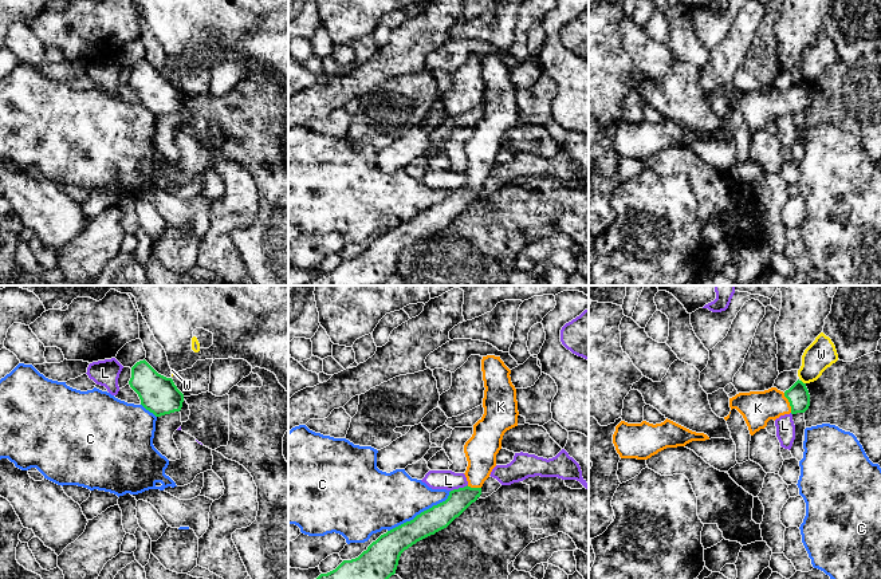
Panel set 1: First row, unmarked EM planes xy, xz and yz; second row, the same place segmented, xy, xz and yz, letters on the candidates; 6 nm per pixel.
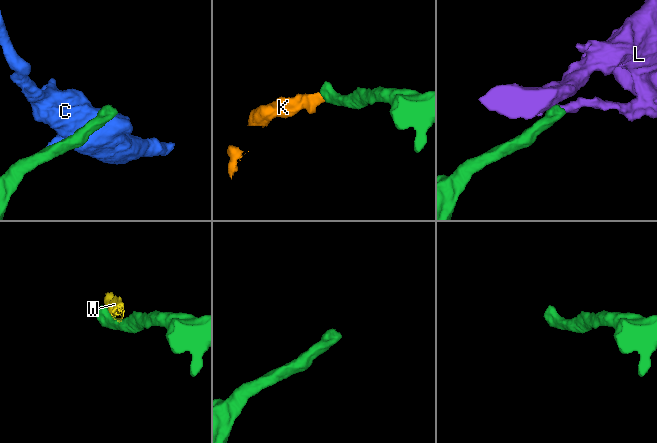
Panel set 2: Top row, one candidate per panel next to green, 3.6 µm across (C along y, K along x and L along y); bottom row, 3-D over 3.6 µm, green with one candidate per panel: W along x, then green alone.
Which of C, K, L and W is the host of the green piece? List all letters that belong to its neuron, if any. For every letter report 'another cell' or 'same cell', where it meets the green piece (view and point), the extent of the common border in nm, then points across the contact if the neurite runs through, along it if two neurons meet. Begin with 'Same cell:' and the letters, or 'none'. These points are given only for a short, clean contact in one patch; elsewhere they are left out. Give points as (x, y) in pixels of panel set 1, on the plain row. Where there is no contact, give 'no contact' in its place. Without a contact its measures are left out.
Same cell: K
C: another cell; contact xz (421, 212); length 460 nm
K: same cell; contact yz (789, 101); length 130 nm; way yz (798, 95), (789, 101), (758, 107)
L: another cell; contact xz (459, 188); length 110 nm; border xz (467, 184), (451, 190)
W: another cell; contact yz (802, 82); length 40 nm; border yz (801, 79), (805, 83)

